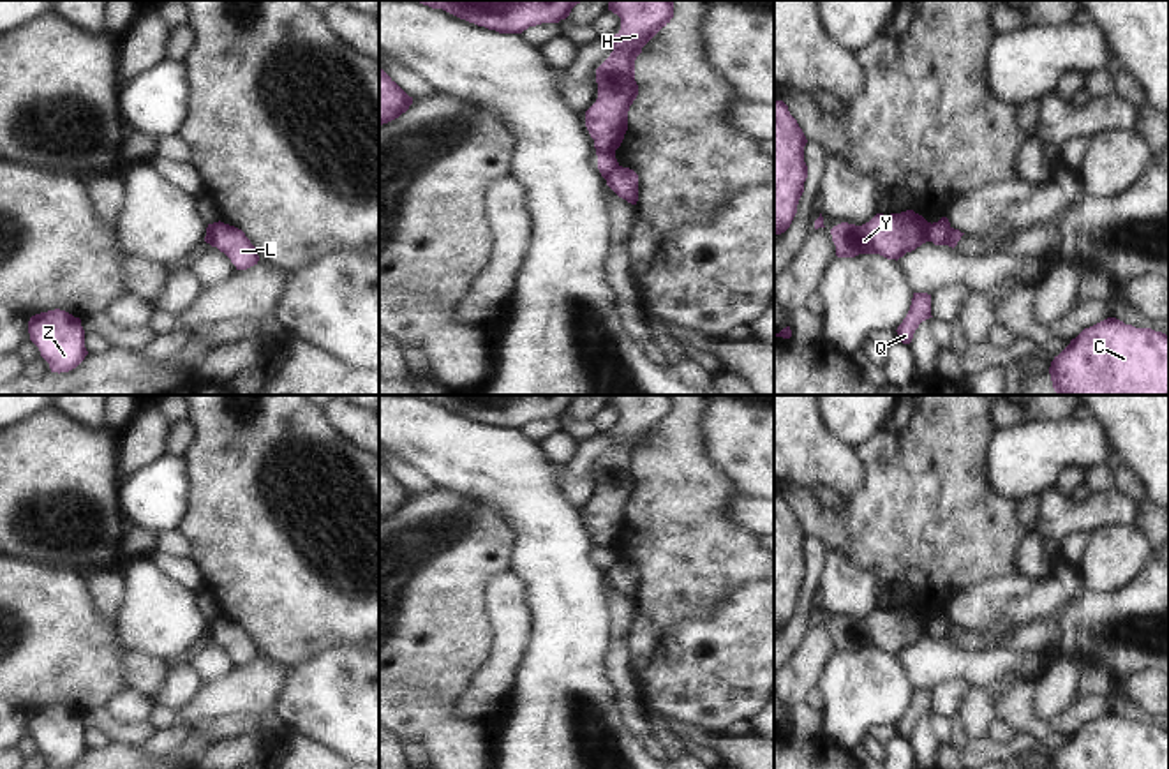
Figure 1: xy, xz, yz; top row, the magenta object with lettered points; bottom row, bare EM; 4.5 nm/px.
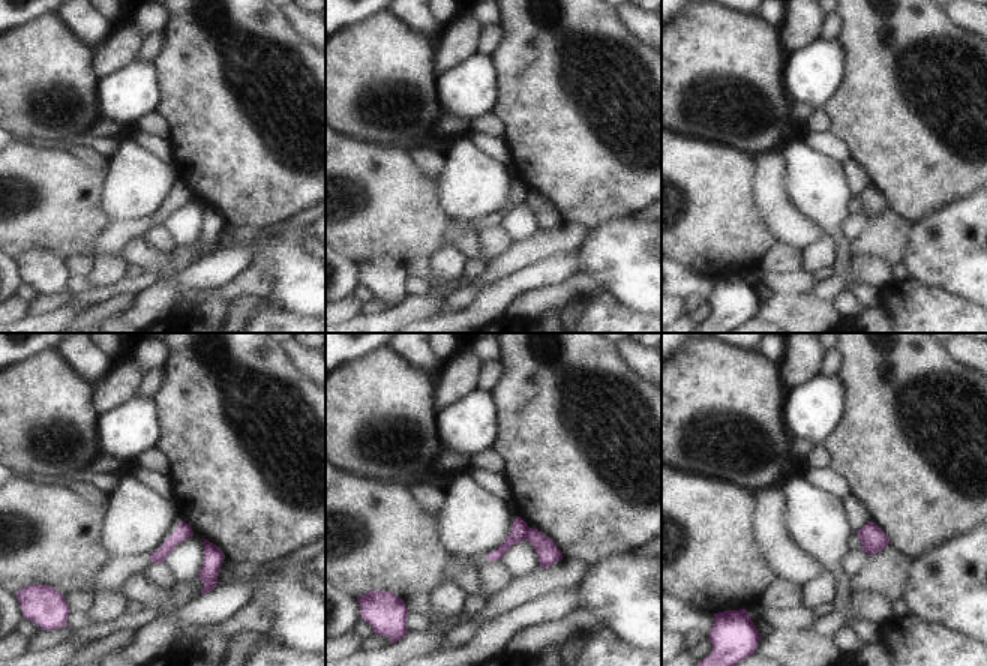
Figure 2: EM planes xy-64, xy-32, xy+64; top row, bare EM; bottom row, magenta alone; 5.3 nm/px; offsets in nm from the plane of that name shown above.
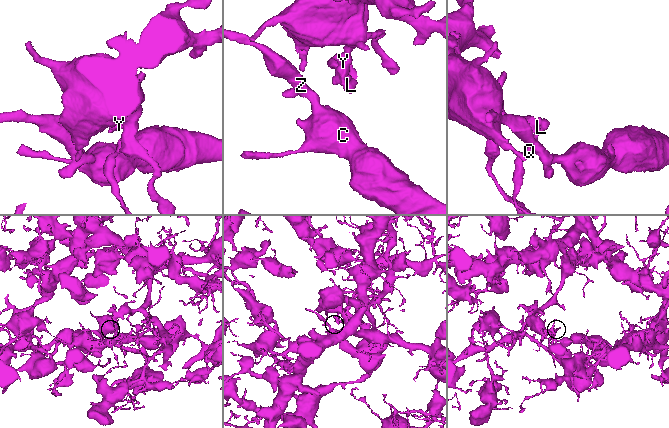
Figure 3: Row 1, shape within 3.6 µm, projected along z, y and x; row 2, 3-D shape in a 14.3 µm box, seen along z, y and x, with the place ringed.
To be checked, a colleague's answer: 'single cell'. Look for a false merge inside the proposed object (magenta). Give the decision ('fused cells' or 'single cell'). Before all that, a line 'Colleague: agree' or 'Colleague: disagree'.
Colleague: disagree
fused cells

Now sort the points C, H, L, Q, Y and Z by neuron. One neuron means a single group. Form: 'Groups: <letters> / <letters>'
Groups: C H Y Z / L Q.

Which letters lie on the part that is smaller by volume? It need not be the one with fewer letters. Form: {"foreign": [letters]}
{"foreign": ["L", "Q"]}

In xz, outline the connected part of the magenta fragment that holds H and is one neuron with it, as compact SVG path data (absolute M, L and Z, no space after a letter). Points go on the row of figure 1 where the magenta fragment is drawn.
M607 0L621 18L621 30L610 39L614 51L596 69L598 99L585 111L585 127L594 139L598 169L603 178L619 162L615 150L628 131L628 111L638 95L635 60L642 48L674 18L674 0Z

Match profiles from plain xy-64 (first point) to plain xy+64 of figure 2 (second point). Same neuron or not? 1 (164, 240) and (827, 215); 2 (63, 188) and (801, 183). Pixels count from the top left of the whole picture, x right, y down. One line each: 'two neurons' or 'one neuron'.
1: two neurons
2: two neurons

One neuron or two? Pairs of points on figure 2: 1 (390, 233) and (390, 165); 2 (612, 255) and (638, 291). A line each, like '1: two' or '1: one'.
1: one
2: one

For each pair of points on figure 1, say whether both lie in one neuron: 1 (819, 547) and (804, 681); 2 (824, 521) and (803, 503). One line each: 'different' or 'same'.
1: different
2: same

